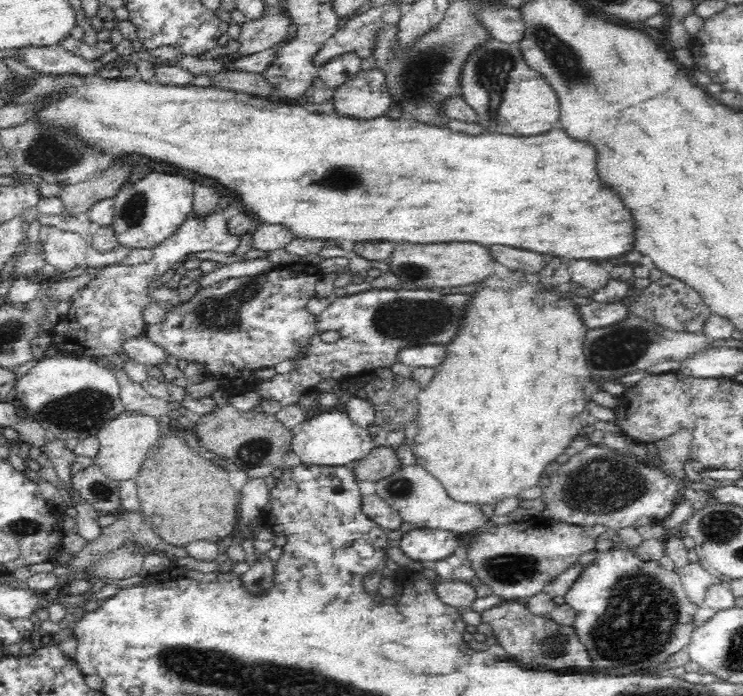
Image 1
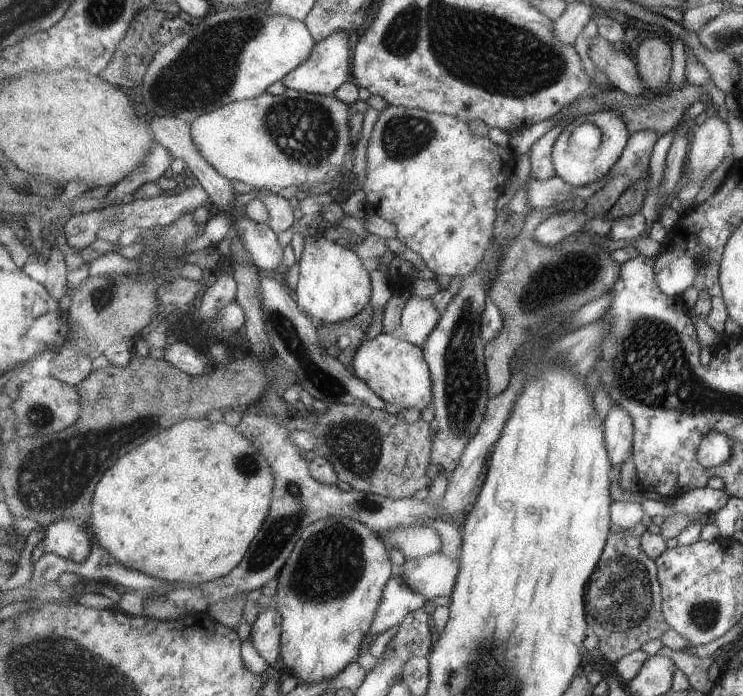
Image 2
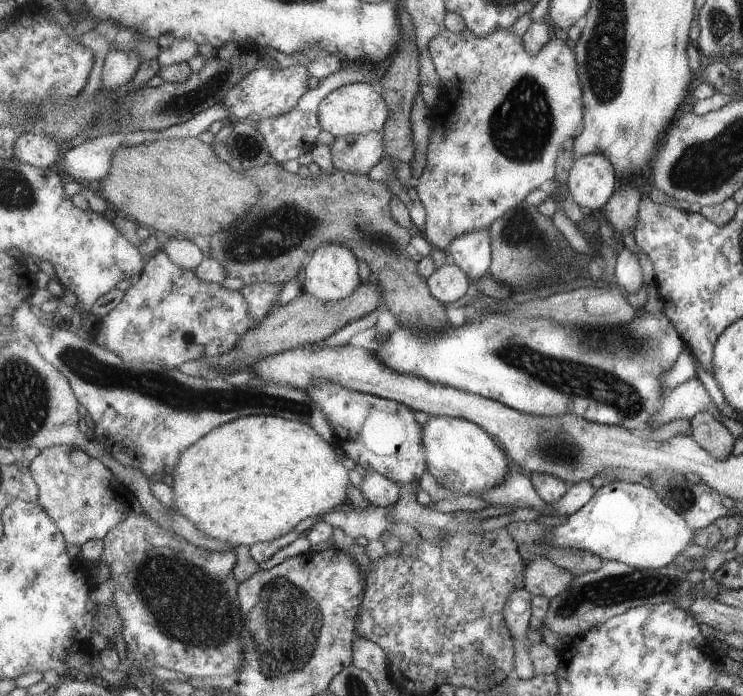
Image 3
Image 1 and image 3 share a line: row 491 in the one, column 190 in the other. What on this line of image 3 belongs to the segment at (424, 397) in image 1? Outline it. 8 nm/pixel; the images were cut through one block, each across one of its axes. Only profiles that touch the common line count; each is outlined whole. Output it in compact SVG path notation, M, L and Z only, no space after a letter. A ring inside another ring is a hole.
M250 415L246 418L223 424L204 438L201 438L194 446L181 453L179 463L173 474L173 505L176 505L181 516L191 521L205 537L219 540L222 543L233 544L235 547L241 545L250 547L258 542L273 542L273 540L278 540L294 531L295 526L301 520L309 517L321 518L325 513L329 513L332 509L341 506L348 499L349 470L339 462L339 456L337 456L335 448L336 445L327 443L311 426L300 421L289 421L272 415Z

